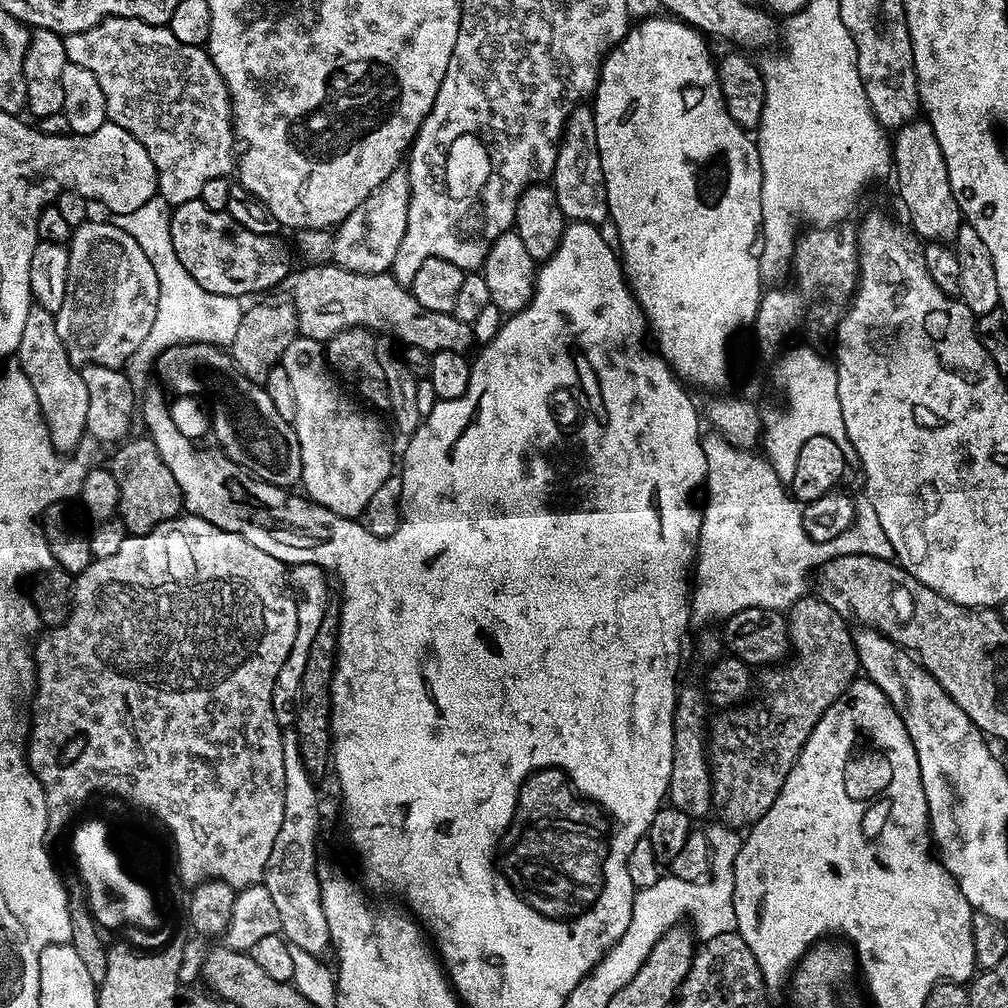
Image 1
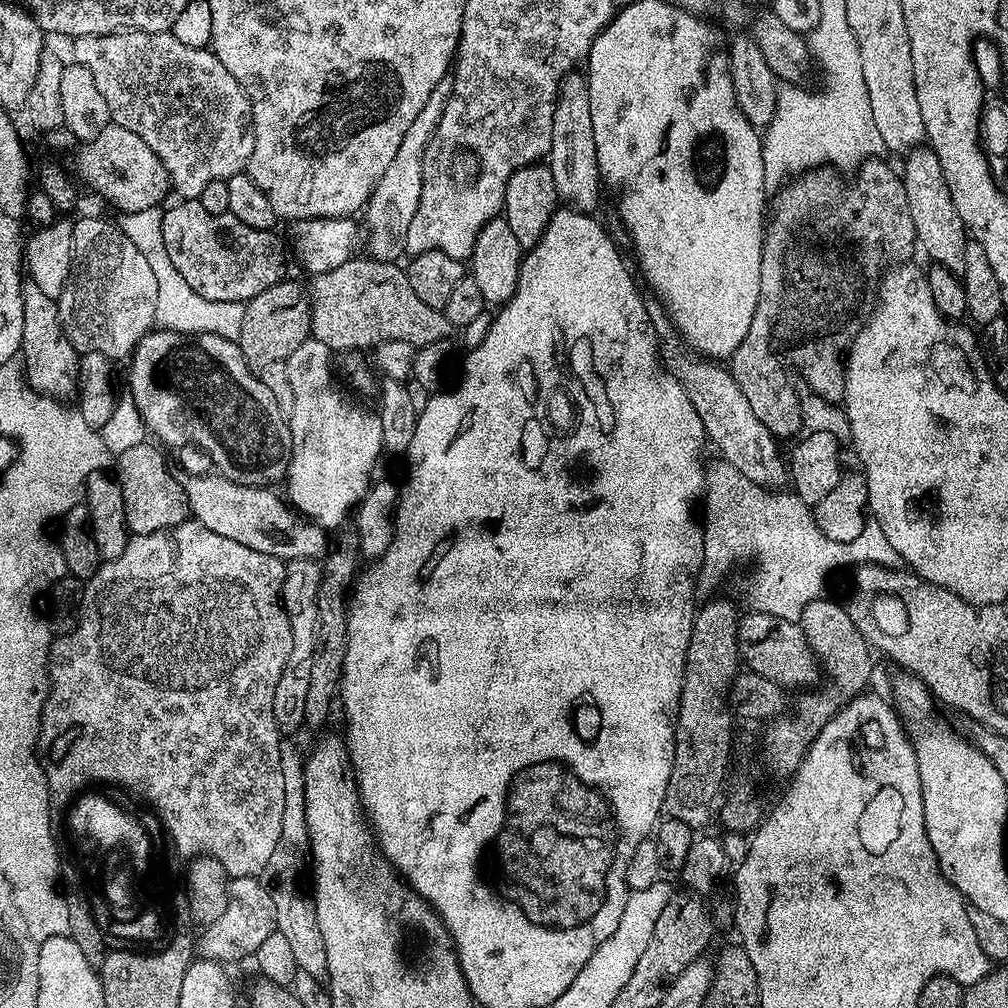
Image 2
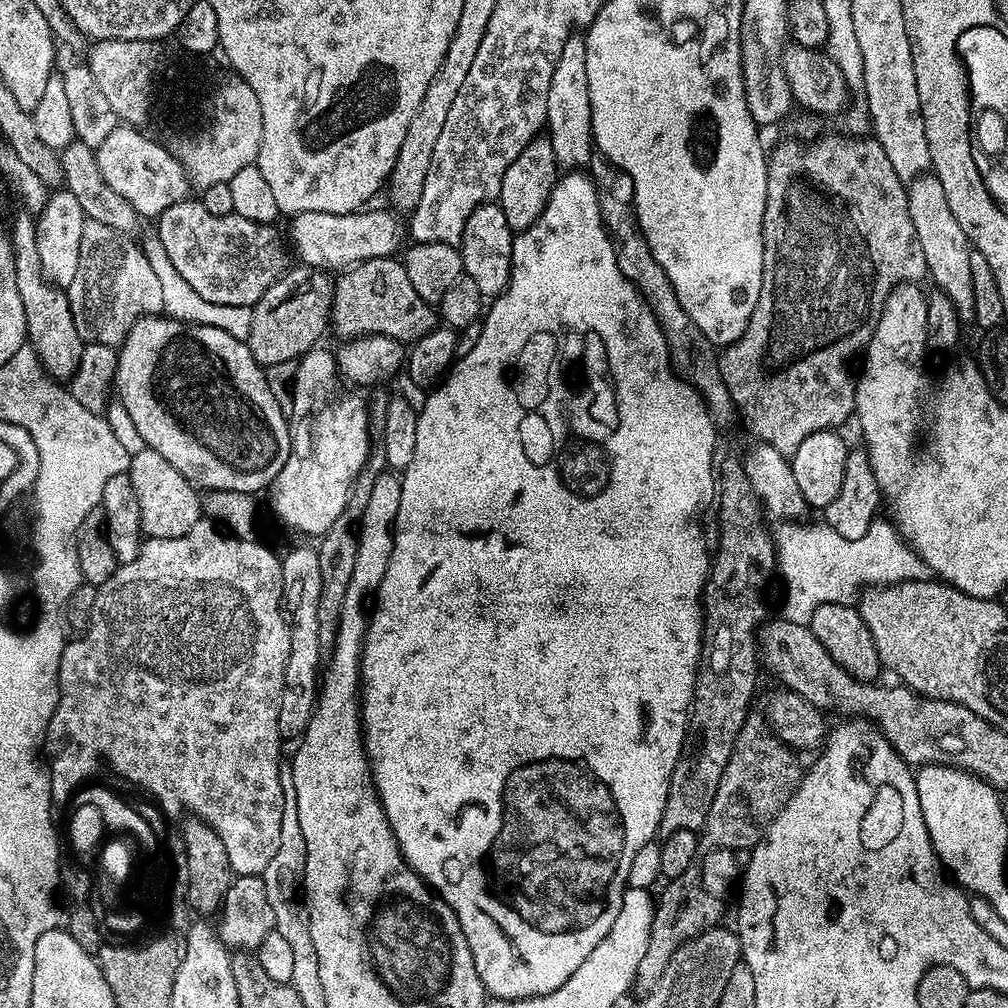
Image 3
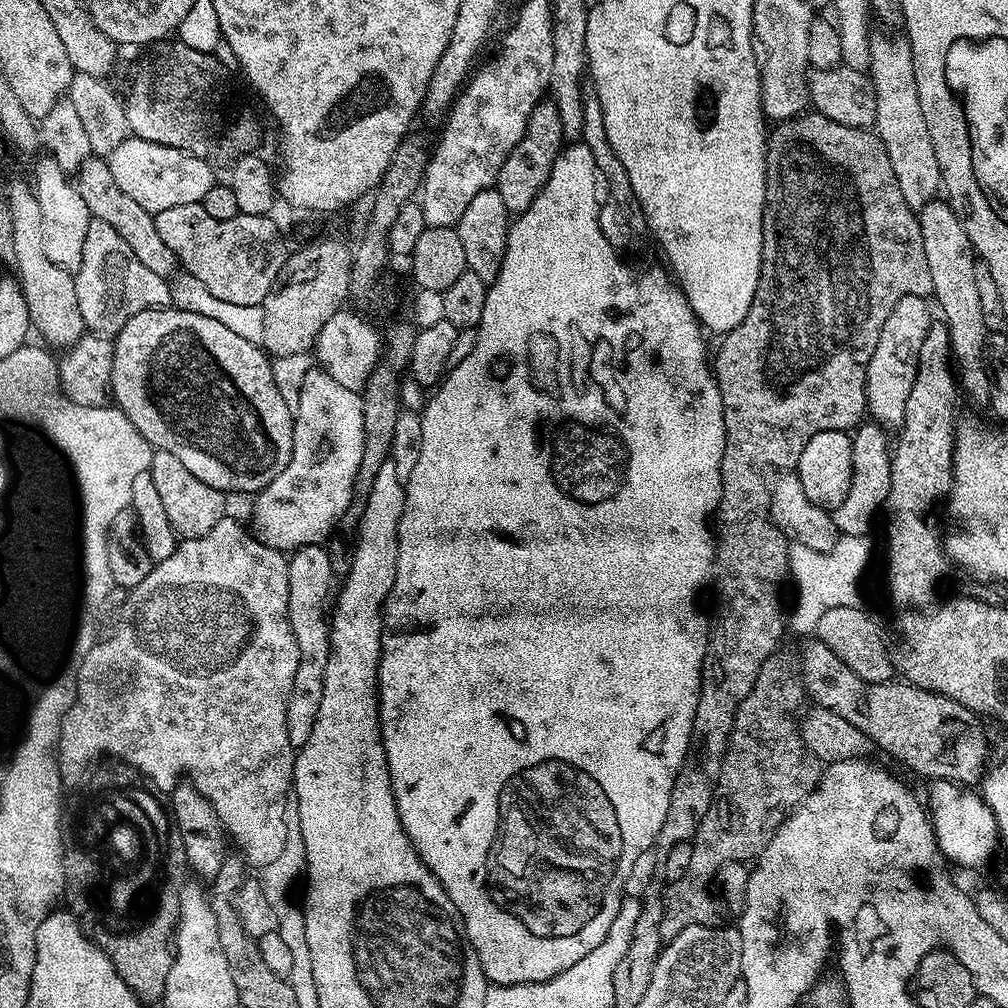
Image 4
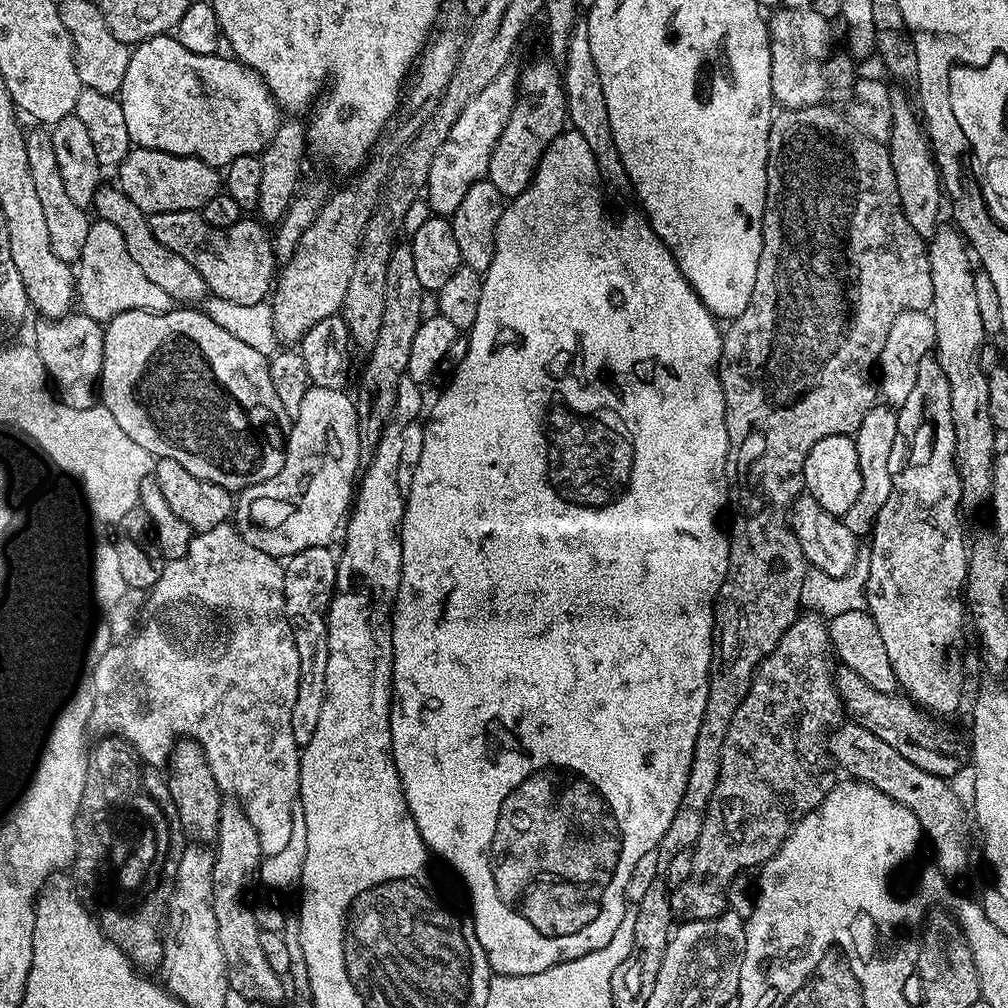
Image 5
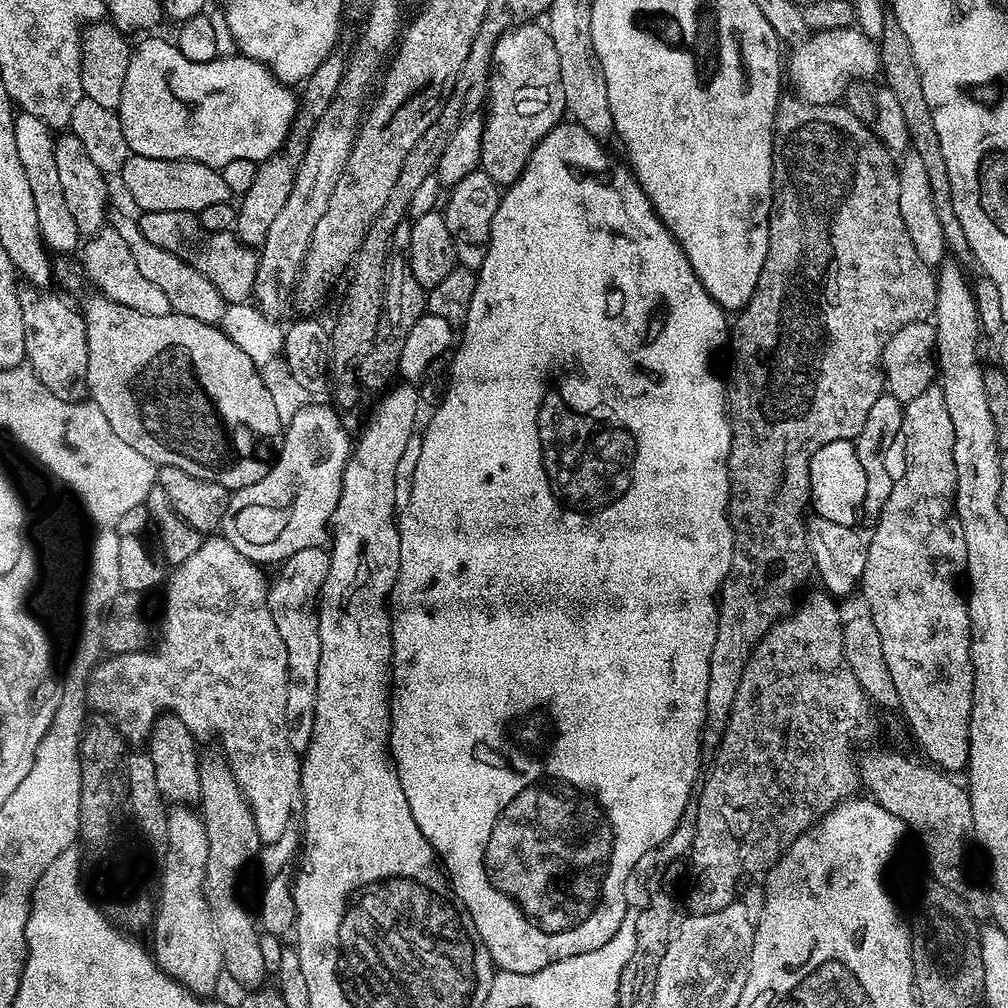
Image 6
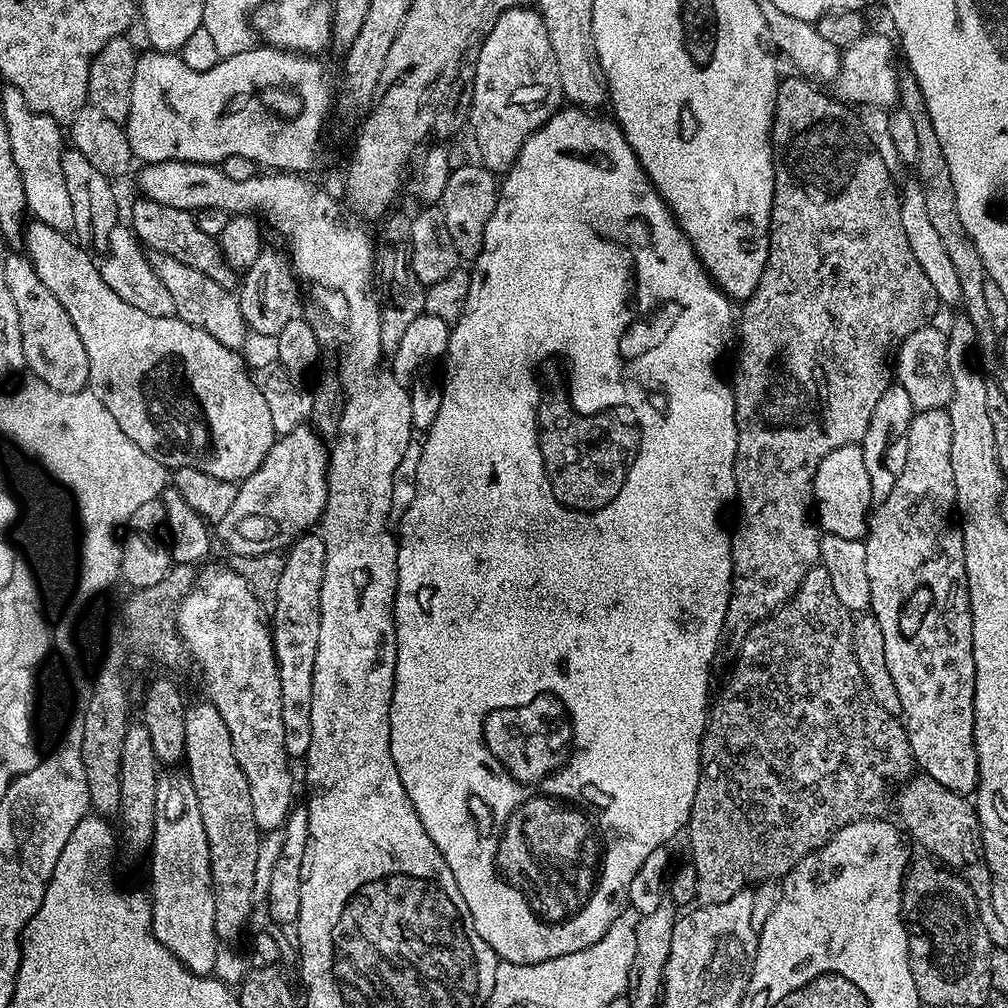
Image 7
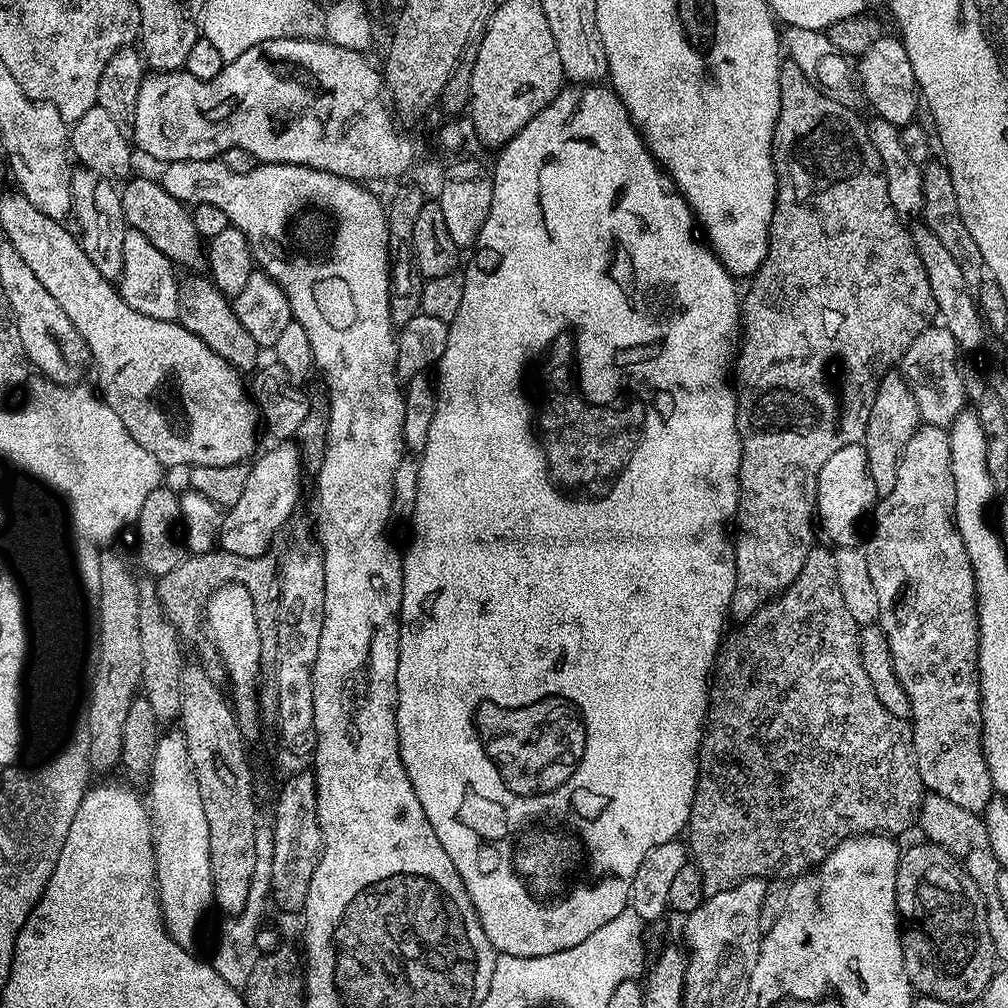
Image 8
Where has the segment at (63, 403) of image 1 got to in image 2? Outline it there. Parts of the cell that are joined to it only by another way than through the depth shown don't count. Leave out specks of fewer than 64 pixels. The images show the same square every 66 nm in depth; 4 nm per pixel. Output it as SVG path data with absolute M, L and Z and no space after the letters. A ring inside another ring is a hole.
M31 282L23 285L22 294L22 366L29 384L36 392L53 398L75 397L78 392L78 377L82 372L81 357L76 357L77 345L60 322L60 306L57 301L46 298L38 286Z

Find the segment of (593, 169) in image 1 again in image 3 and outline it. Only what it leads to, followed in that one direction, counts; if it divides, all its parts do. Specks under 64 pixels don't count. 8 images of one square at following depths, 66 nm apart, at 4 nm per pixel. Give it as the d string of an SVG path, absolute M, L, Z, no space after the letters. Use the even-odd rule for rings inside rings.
M569 39L568 45L562 50L554 66L554 78L550 78L550 94L546 94L546 110L548 111L546 135L552 142L557 165L564 170L583 169L594 155L590 82L586 82L586 46L583 39Z

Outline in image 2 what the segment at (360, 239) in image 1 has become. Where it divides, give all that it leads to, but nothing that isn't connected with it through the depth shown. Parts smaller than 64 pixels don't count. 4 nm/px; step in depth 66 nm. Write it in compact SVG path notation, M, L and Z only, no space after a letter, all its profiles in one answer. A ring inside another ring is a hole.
M447 76L442 82L438 82L438 86L427 98L425 106L422 106L421 113L414 118L413 125L406 130L393 161L378 180L378 185L372 191L371 198L364 207L364 215L366 214L366 222L370 228L369 255L373 260L394 262L401 259L400 256L403 257L405 253L406 233L414 220L418 202L421 201L422 170L424 169L426 146L429 145L430 138L433 137L434 130L441 121L442 111L445 109L451 92L452 80Z

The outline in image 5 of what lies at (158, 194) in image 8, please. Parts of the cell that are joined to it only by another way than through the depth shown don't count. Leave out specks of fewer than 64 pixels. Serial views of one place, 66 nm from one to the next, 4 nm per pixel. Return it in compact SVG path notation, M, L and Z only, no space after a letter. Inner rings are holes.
M170 210L169 212L154 212L148 216L150 230L154 238L190 262L198 274L205 280L207 291L212 296L222 298L226 302L238 302L238 306L254 306L263 304L269 299L274 288L274 281L278 275L278 261L273 237L263 223L255 219L242 218L229 228L215 228L205 222L199 211L187 212L186 210Z

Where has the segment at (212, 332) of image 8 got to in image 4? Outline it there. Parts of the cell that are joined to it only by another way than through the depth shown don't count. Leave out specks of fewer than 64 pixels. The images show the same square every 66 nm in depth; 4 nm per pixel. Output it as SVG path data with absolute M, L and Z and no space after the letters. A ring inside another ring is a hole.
M89 157L87 162L76 173L75 186L82 197L82 202L90 210L92 218L113 226L119 236L130 246L134 256L148 270L152 270L154 274L165 278L174 274L172 272L178 266L176 259L173 251L159 237L153 213L143 210L142 206L138 205L134 198L122 194L122 190L118 187L118 182L114 181L113 174L110 173L107 159Z

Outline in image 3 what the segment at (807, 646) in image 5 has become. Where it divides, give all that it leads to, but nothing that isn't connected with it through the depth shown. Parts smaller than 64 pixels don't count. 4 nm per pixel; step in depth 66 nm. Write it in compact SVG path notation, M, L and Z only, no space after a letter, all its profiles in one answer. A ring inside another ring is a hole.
M750 714L745 718L742 730L734 742L734 750L730 754L730 762L726 762L726 770L722 770L722 782L718 782L718 794L714 794L714 802L710 806L710 814L706 818L706 822L702 829L706 840L706 835L708 835L708 840L710 842L709 845L711 845L712 848L731 848L733 850L741 850L740 848L745 848L745 850L751 850L755 848L756 843L765 839L768 828L772 824L772 819L774 819L774 817L783 810L784 803L786 803L787 800L796 793L796 787L800 785L802 779L802 767L800 768L800 760L795 755L799 756L787 743L785 743L783 739L781 739L776 729L768 723L767 719L765 719L763 715L756 716L756 714ZM692 870L686 871L678 878L674 878L673 880L667 881L667 883L665 883L663 886L665 888L661 890L660 896L658 892L658 899L655 901L655 904L654 904L654 911L652 913L652 925L650 926L650 942L646 946L646 955L643 956L642 962L638 966L638 970L636 971L636 975L634 977L635 983L637 985L641 984L641 986L644 987L644 990L652 989L653 986L656 985L658 981L660 981L660 979L662 978L662 974L668 968L668 963L670 962L670 958L674 958L674 954L676 953L676 951L679 950L679 948L681 948L687 940L693 940L695 936L701 936L702 933L706 931L706 929L708 928L717 927L717 925L719 925L721 921L723 921L720 919L722 919L724 916L724 908L722 905L720 905L720 904L723 904L721 897L712 896L709 892L707 892L707 890L705 890L703 885L700 884L700 877L699 875L697 875L695 871L692 871Z

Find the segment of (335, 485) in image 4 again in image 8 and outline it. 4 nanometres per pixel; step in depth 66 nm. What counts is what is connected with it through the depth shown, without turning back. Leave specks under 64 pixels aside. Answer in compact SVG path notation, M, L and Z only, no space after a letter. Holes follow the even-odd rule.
M280 442L269 452L261 451L248 470L246 490L242 498L232 508L227 509L220 528L219 539L225 553L234 556L263 557L272 544L272 539L280 532L280 527L292 516L296 503L300 500L300 476L302 467L300 451L292 442Z

